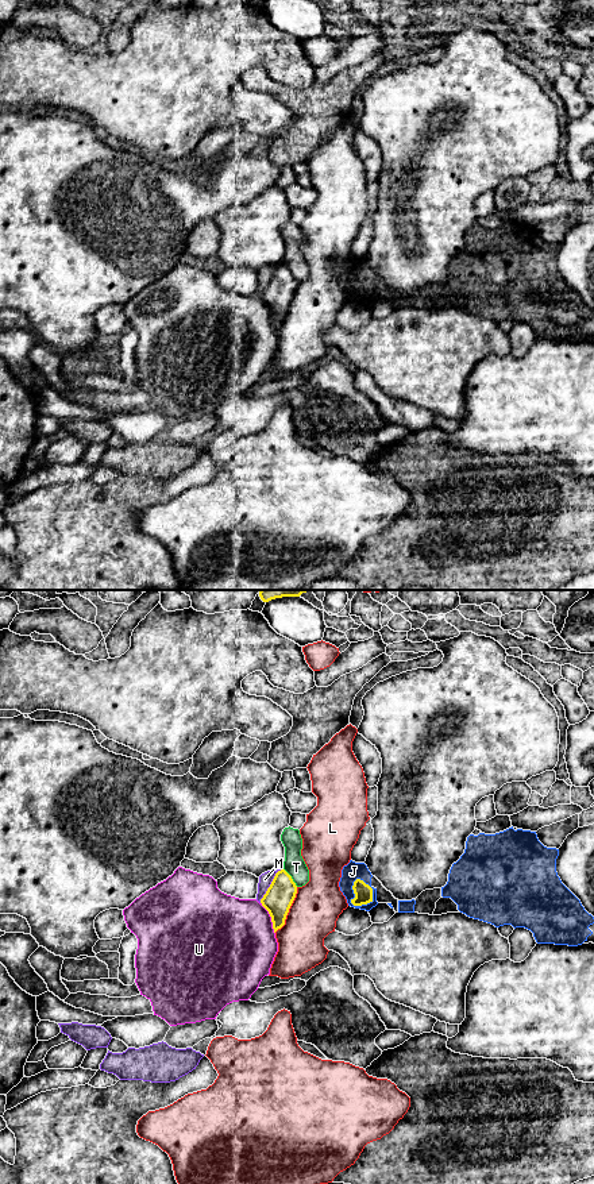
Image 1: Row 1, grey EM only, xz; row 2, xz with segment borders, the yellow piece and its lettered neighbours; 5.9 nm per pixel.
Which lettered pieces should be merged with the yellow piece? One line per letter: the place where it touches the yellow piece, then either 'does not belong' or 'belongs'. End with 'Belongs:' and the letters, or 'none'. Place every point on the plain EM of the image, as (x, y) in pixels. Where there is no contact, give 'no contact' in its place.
J: contact xz (355, 290); does not belong
L: contact xz (288, 305); does not belong
M: contact xz (270, 280); does not belong
T: contact xz (290, 273); does not belong
U: contact xz (272, 313); does not belong
Belongs: none

